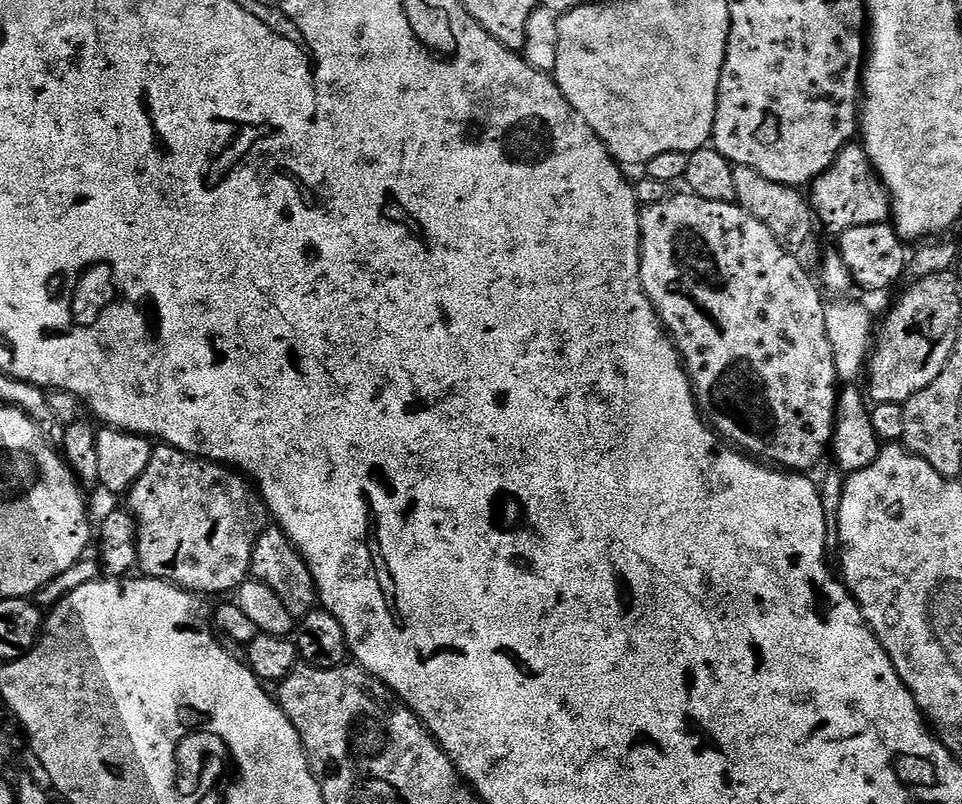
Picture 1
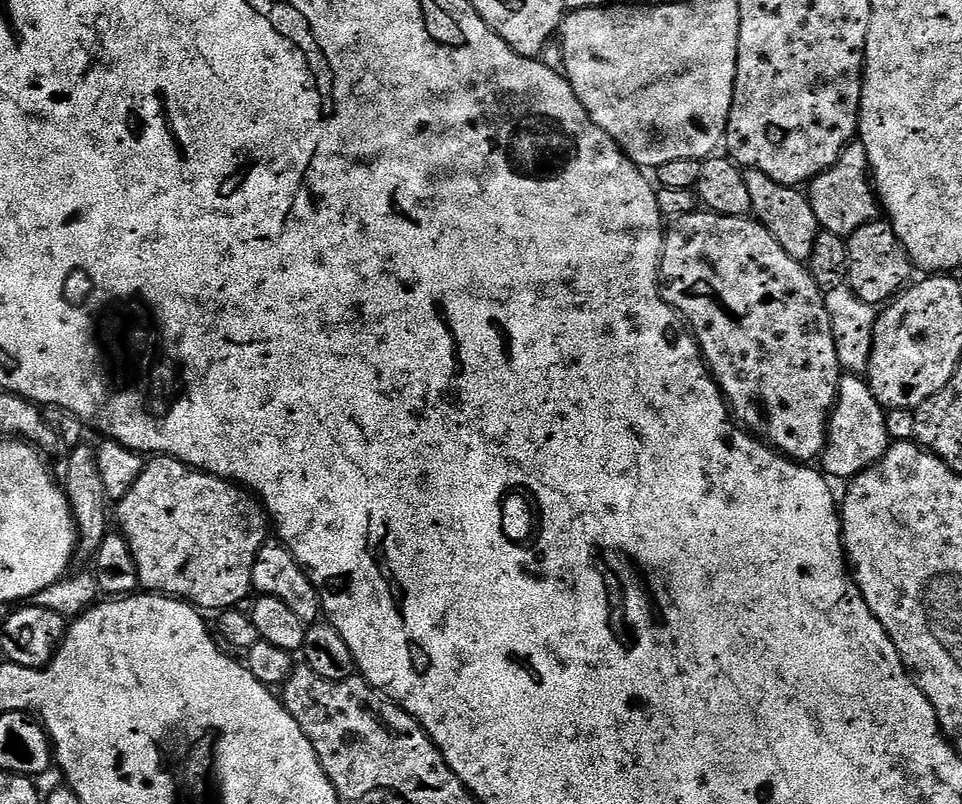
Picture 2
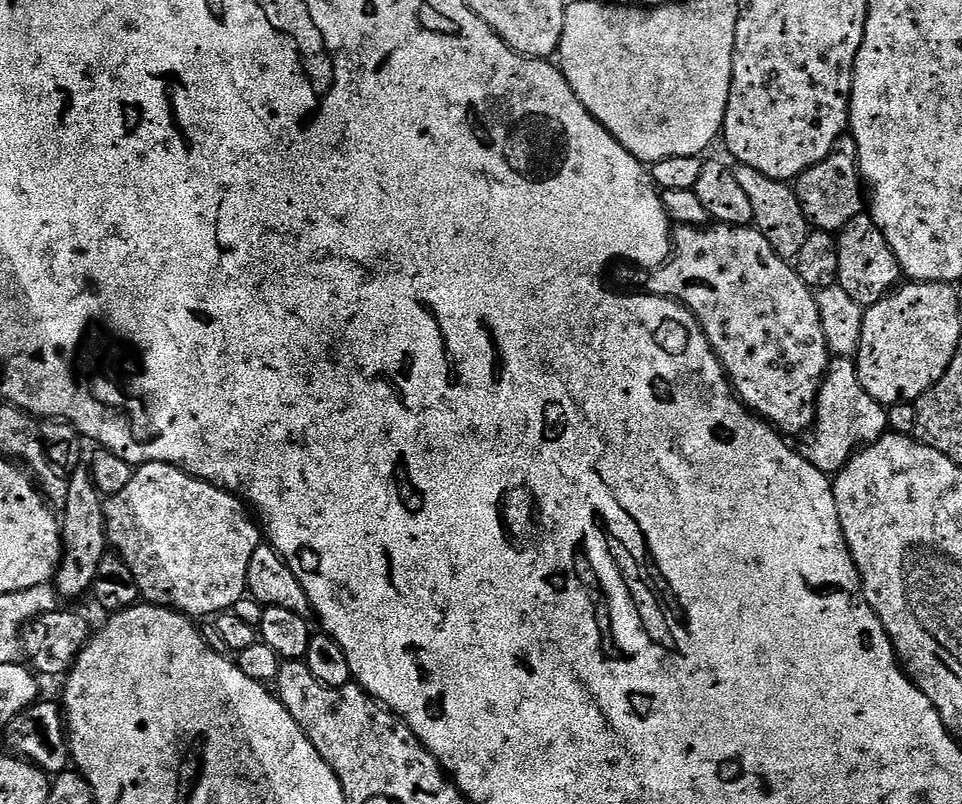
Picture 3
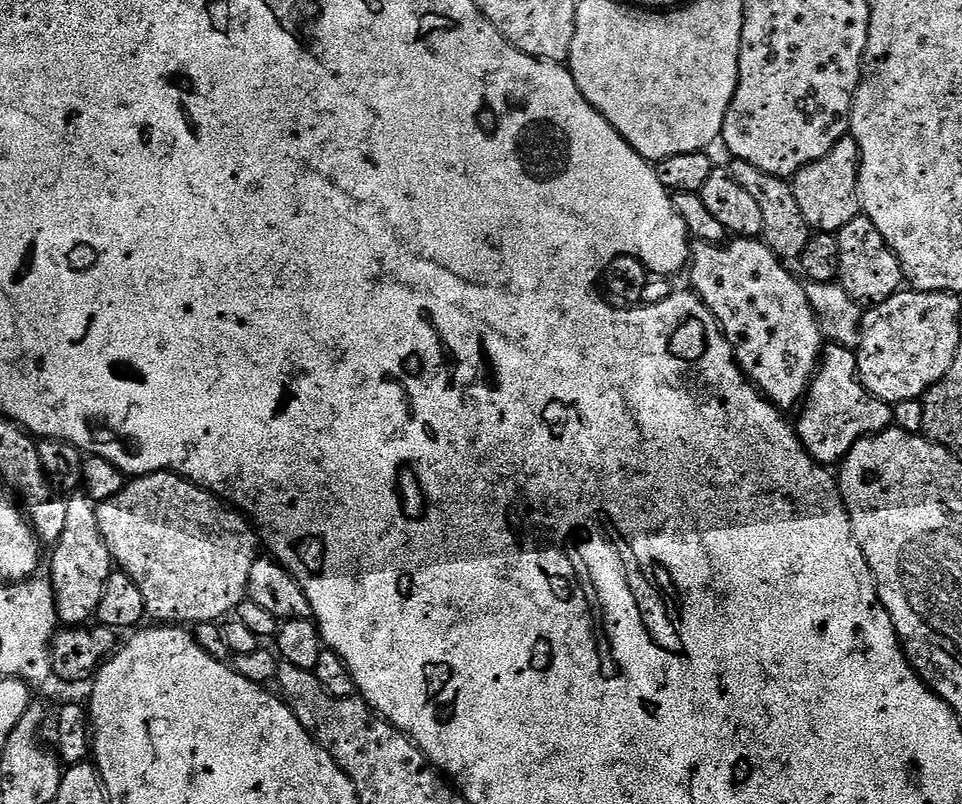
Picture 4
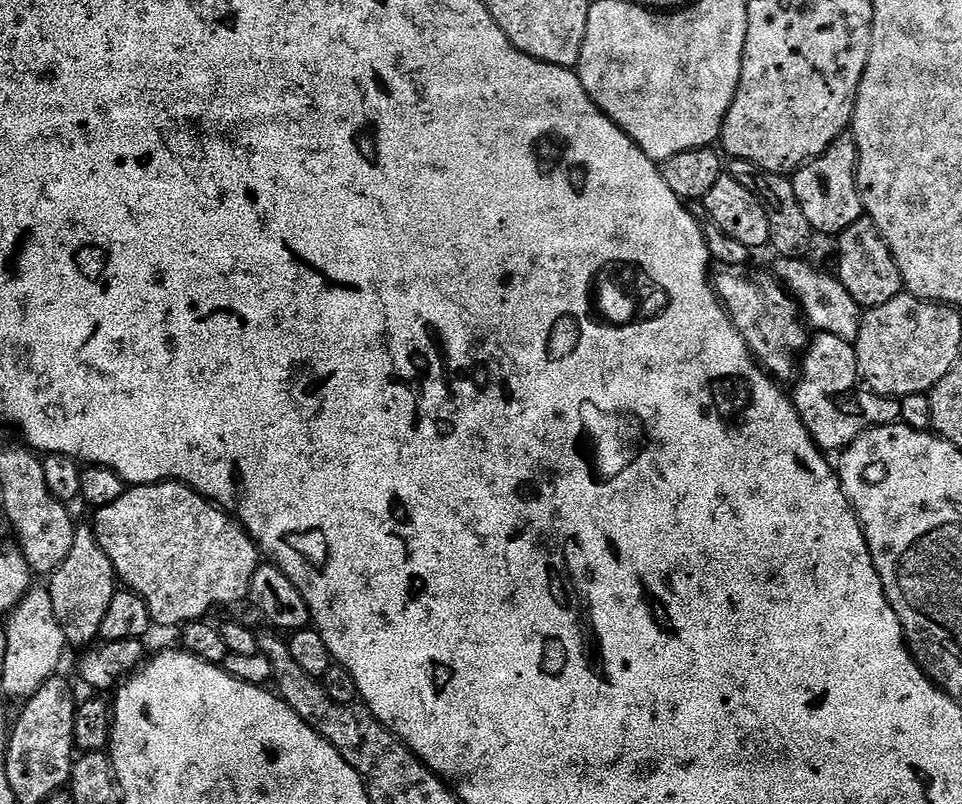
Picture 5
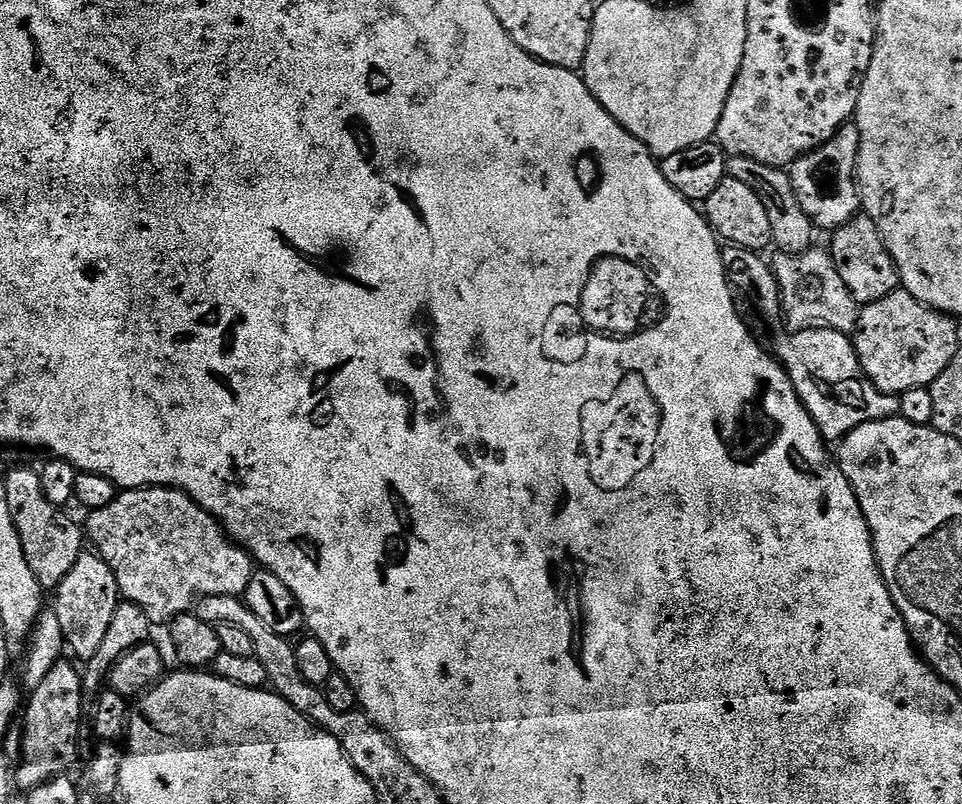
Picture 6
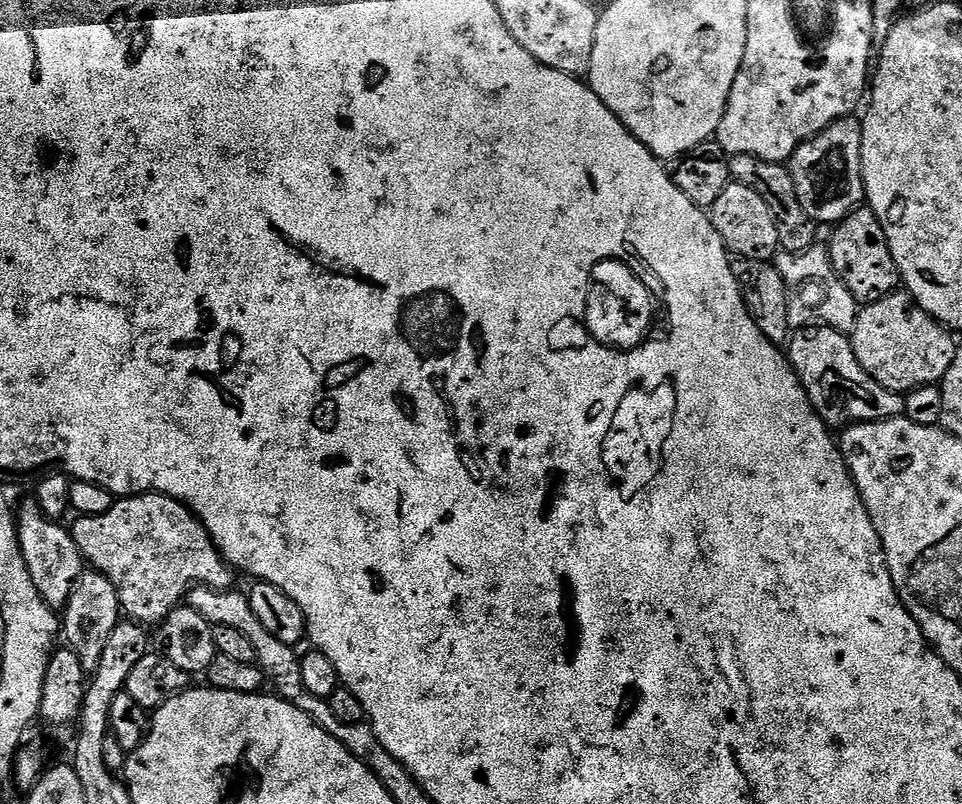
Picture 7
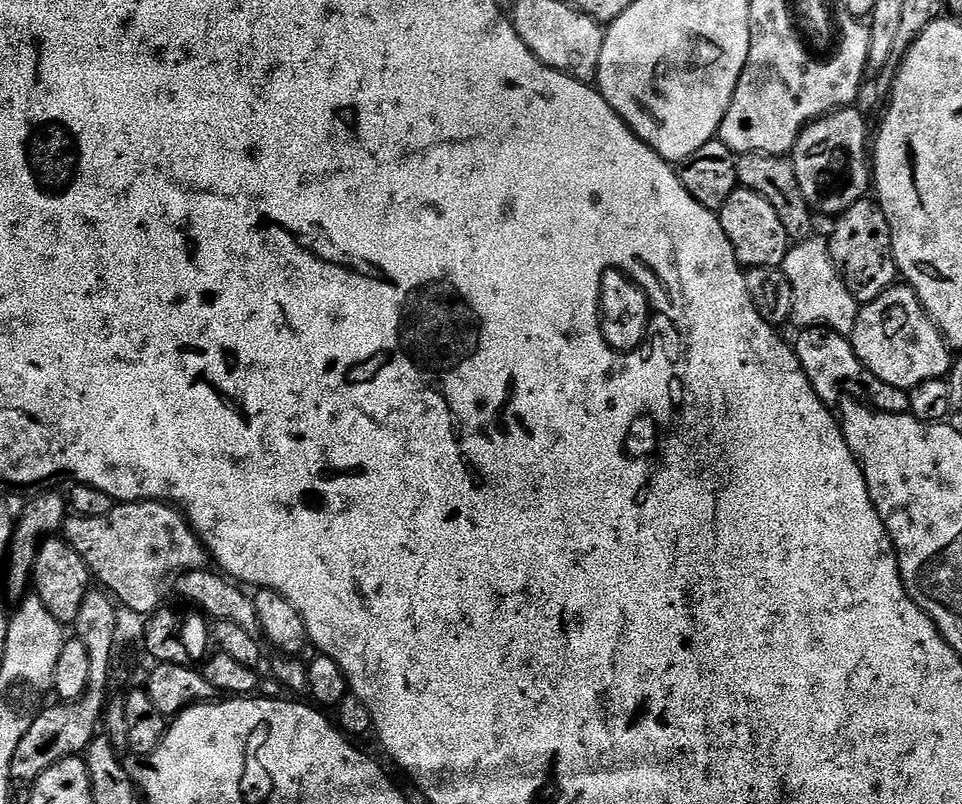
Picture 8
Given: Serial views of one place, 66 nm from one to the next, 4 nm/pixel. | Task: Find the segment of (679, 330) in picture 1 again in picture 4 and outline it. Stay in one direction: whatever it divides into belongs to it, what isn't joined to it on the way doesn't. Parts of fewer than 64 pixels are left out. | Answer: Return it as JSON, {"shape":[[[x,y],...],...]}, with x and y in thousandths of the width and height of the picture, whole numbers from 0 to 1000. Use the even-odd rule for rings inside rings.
{"shape":[[[761,296],[758,297],[758,303],[752,306],[745,306],[743,302],[725,302],[717,313],[717,338],[719,333],[719,354],[717,354],[718,362],[722,367],[728,369],[737,386],[742,391],[745,403],[748,404],[748,410],[752,413],[754,420],[757,423],[757,429],[760,430],[761,438],[765,443],[765,450],[768,453],[769,459],[772,460],[773,466],[782,474],[783,479],[788,484],[791,493],[797,495],[797,498],[812,510],[820,510],[833,501],[840,490],[841,483],[844,479],[844,471],[849,463],[849,458],[852,456],[854,439],[859,433],[859,424],[857,422],[857,414],[852,410],[852,403],[848,399],[848,392],[846,386],[842,381],[840,374],[840,362],[837,354],[831,353],[821,340],[818,338],[816,325],[812,323],[810,318],[806,318],[798,305],[794,302],[790,296]]]}

